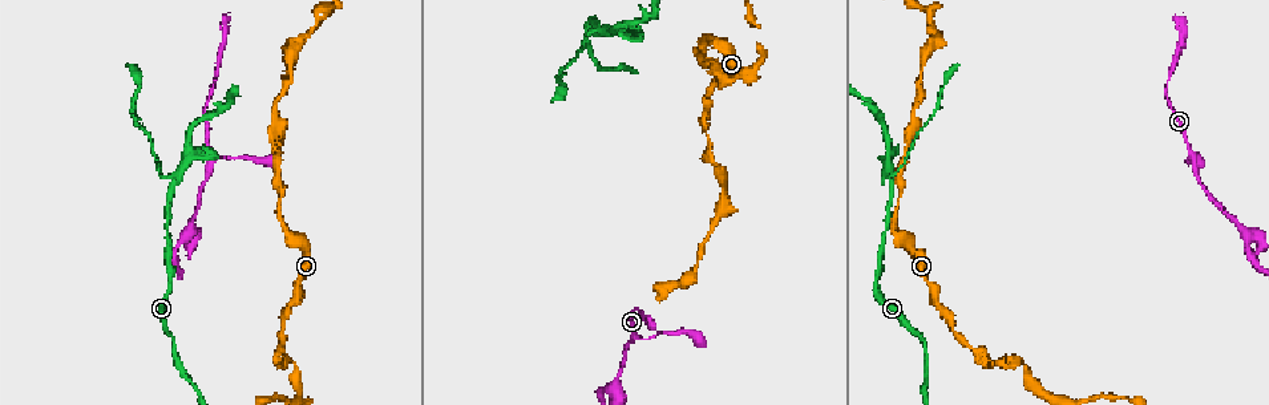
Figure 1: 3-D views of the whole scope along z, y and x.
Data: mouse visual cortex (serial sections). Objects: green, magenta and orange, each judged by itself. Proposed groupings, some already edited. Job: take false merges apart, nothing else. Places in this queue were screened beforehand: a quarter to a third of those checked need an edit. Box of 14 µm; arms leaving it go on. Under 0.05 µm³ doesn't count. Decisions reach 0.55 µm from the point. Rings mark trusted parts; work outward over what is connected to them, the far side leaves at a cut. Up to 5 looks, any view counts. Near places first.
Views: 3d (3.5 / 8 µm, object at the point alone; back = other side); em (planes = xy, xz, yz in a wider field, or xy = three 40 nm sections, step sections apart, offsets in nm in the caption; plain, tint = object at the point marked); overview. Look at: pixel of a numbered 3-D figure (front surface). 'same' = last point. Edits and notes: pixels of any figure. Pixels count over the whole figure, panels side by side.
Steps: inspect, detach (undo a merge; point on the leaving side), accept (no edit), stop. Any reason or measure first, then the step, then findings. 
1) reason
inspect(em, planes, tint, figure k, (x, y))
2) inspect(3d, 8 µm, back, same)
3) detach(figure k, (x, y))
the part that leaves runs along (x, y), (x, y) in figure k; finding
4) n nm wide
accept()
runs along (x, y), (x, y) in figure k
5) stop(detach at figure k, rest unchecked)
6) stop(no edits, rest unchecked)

two arms in line, one across
inspect(3d, 3.5 µm, figure 1, (176, 179))

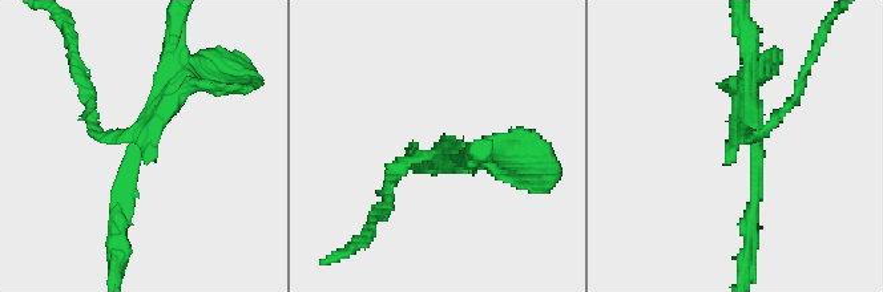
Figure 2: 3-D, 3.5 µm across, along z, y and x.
3 arms; arms of 150, 150, 300 nm
inspect(em, xy, step 1, tint, figure 2, (752, 146))

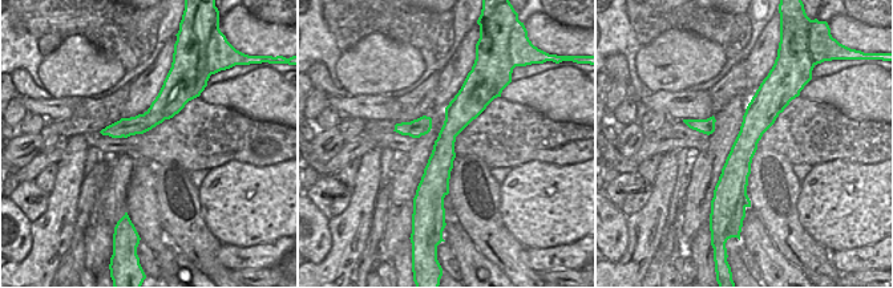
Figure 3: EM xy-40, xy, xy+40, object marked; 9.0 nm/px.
detach(figure 2, (387, 187))
a second cell is stuck on

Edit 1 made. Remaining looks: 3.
inspect(overview)

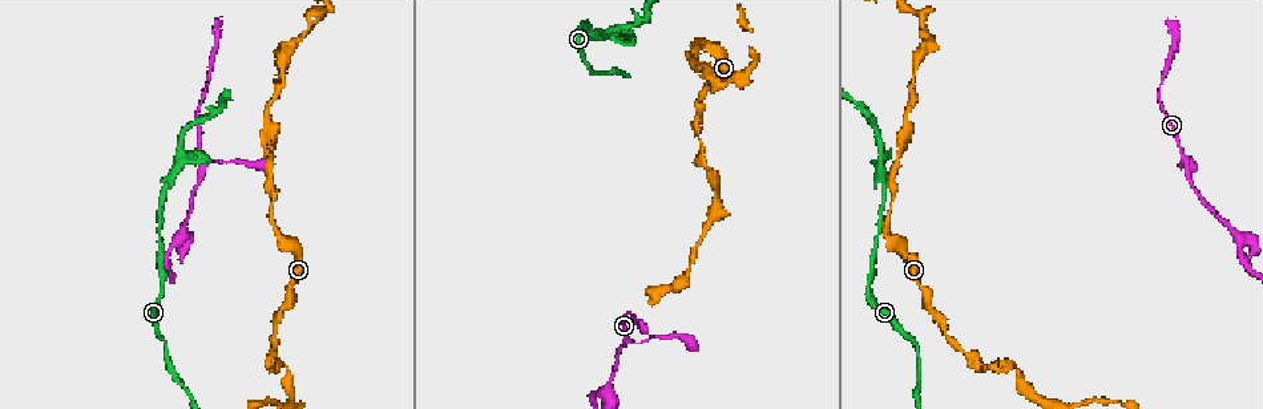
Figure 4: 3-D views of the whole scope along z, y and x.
inspect(3d, 3.5 µm, figure 4, (626, 342))

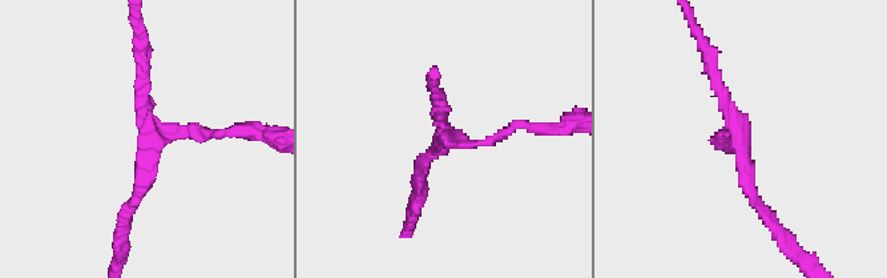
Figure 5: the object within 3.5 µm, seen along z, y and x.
3 arms; arms of 100, 150, 200 nm; now the EM
inspect(em, xy, step 1, tint, figure 5, (145, 131))

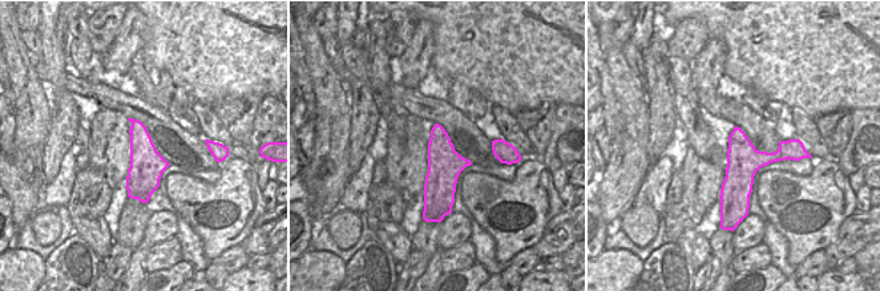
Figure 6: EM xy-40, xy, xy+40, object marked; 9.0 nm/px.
accept()
runs along (792, 142), (761, 158), (727, 206) in figure 6; all the same cell

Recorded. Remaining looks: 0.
stop(detach at figure 2, rest unchecked)

